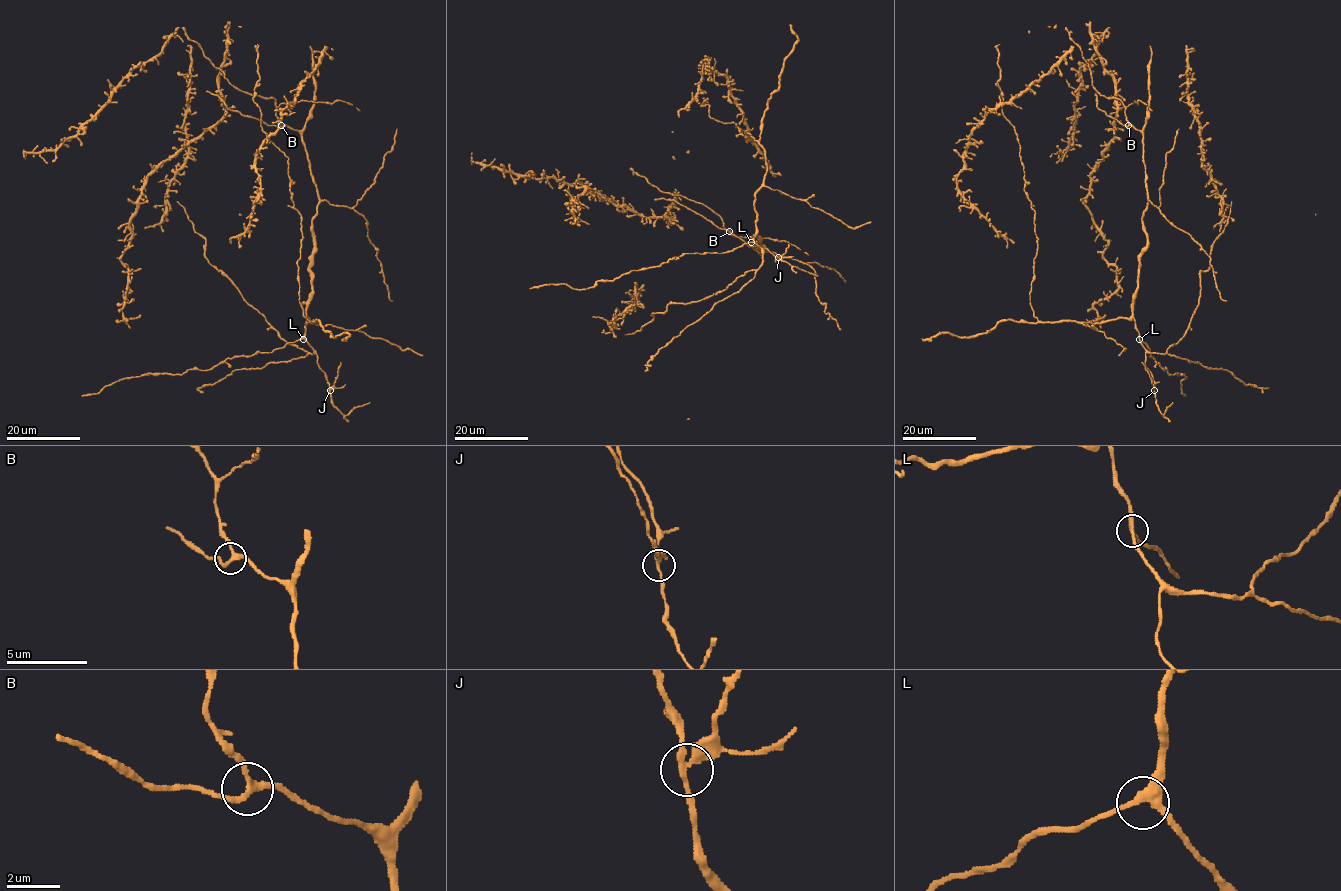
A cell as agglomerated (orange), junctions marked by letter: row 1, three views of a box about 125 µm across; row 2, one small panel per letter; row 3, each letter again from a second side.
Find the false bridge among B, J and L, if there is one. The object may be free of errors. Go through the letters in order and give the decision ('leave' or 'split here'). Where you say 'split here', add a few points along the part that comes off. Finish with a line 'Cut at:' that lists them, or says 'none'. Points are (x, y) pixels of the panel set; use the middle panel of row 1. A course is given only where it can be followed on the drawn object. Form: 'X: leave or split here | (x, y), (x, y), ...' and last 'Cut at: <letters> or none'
B: leave
J: split here | (778, 257), (786, 252), (788, 244)
L: leave
Cut at: J

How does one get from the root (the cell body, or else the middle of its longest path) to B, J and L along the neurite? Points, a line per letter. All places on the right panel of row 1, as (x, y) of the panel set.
B: (1139, 273), (1139, 257), (1147, 246), (1142, 215), (1147, 207), (1143, 134), (1128, 125)
J: (1139, 273), (1133, 318), (1146, 350), (1145, 364), (1151, 373), (1154, 390)
L: (1139, 273), (1133, 304), (1135, 328), (1139, 339)

